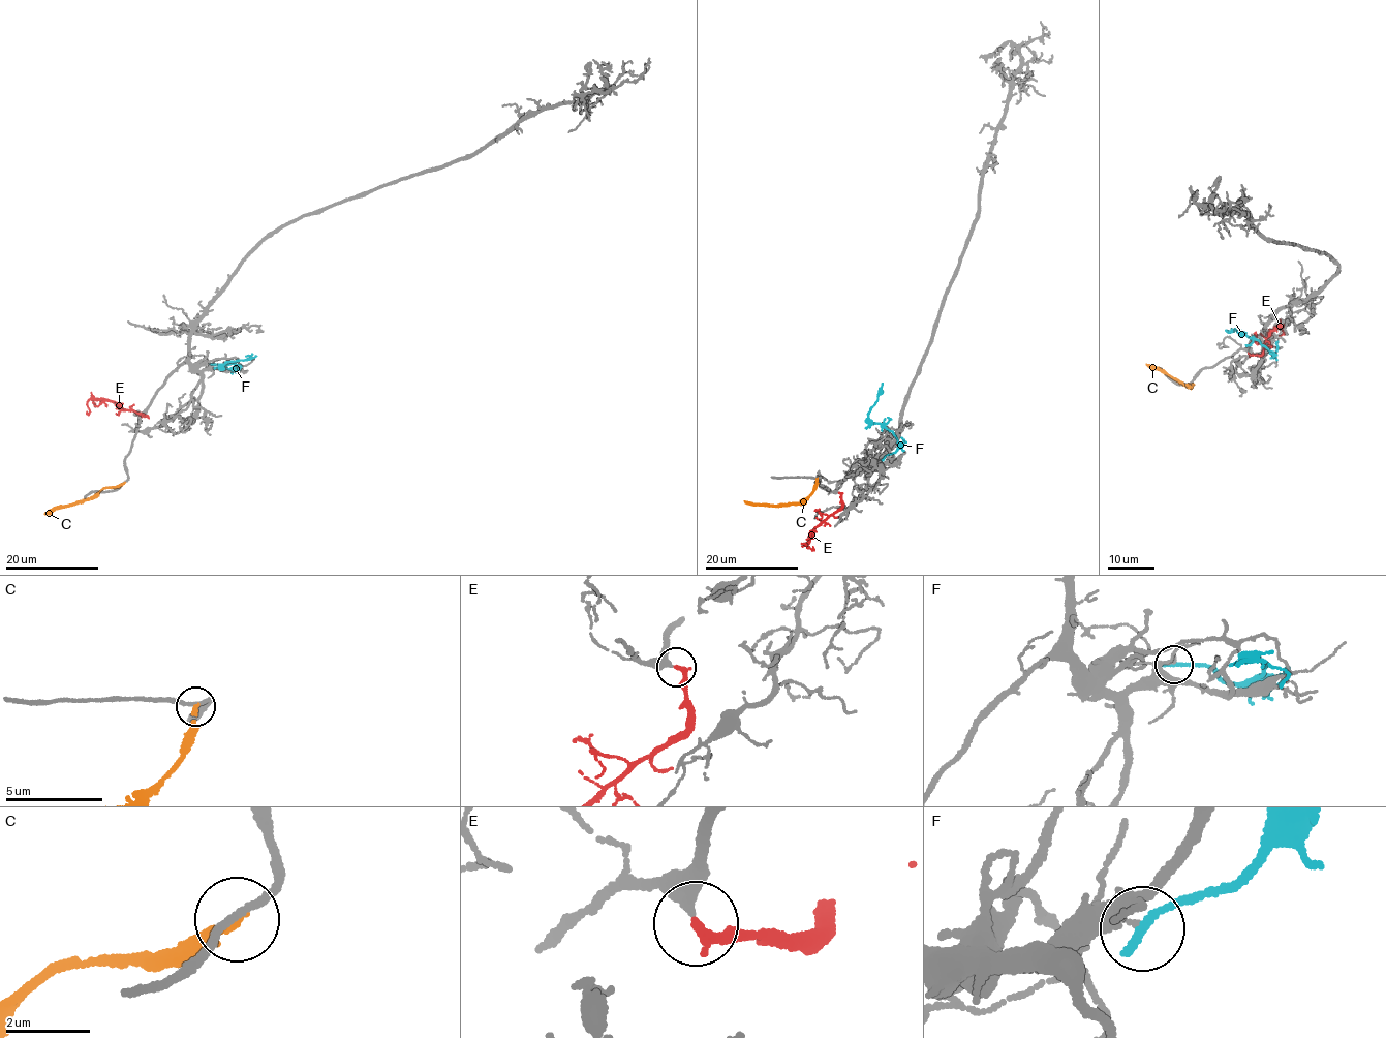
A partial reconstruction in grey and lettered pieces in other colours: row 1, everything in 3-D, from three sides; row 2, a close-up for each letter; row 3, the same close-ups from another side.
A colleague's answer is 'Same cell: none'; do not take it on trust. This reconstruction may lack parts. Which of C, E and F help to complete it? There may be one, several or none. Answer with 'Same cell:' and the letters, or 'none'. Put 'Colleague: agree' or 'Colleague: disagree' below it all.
Same cell: E
Colleague: disagree

